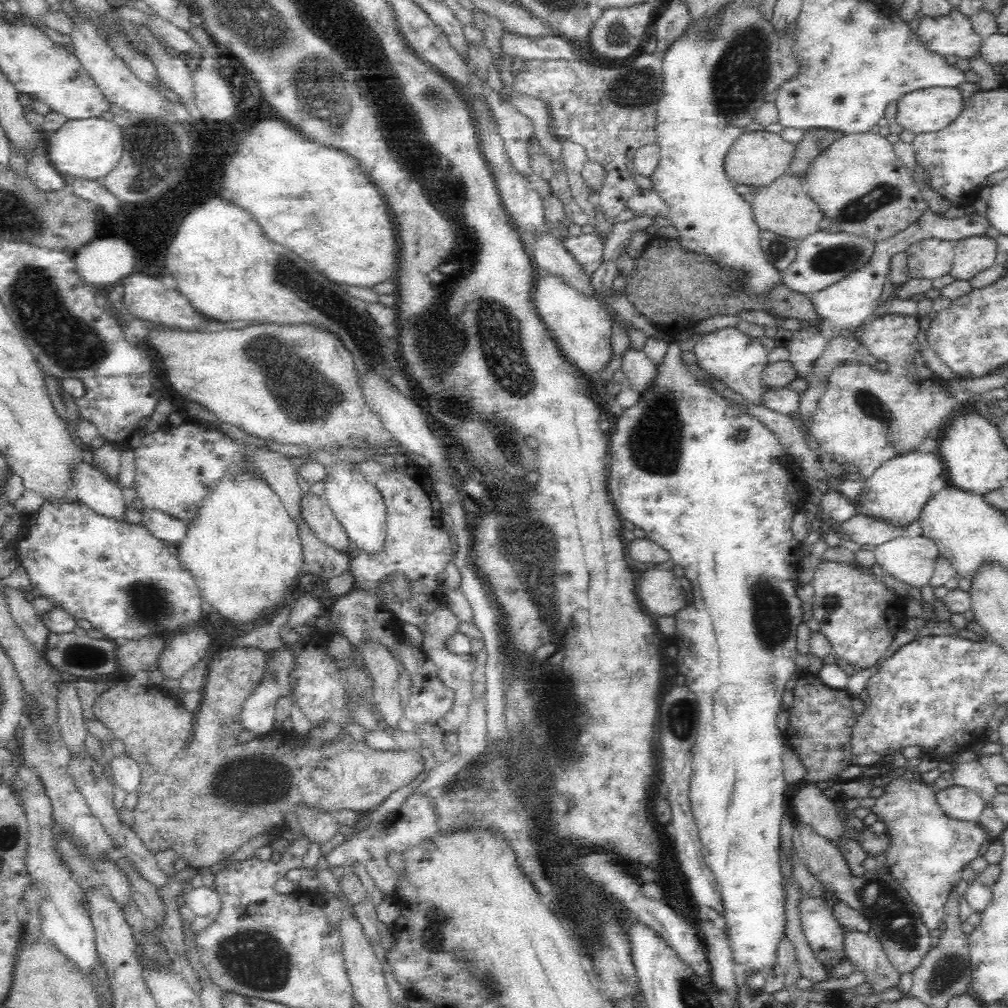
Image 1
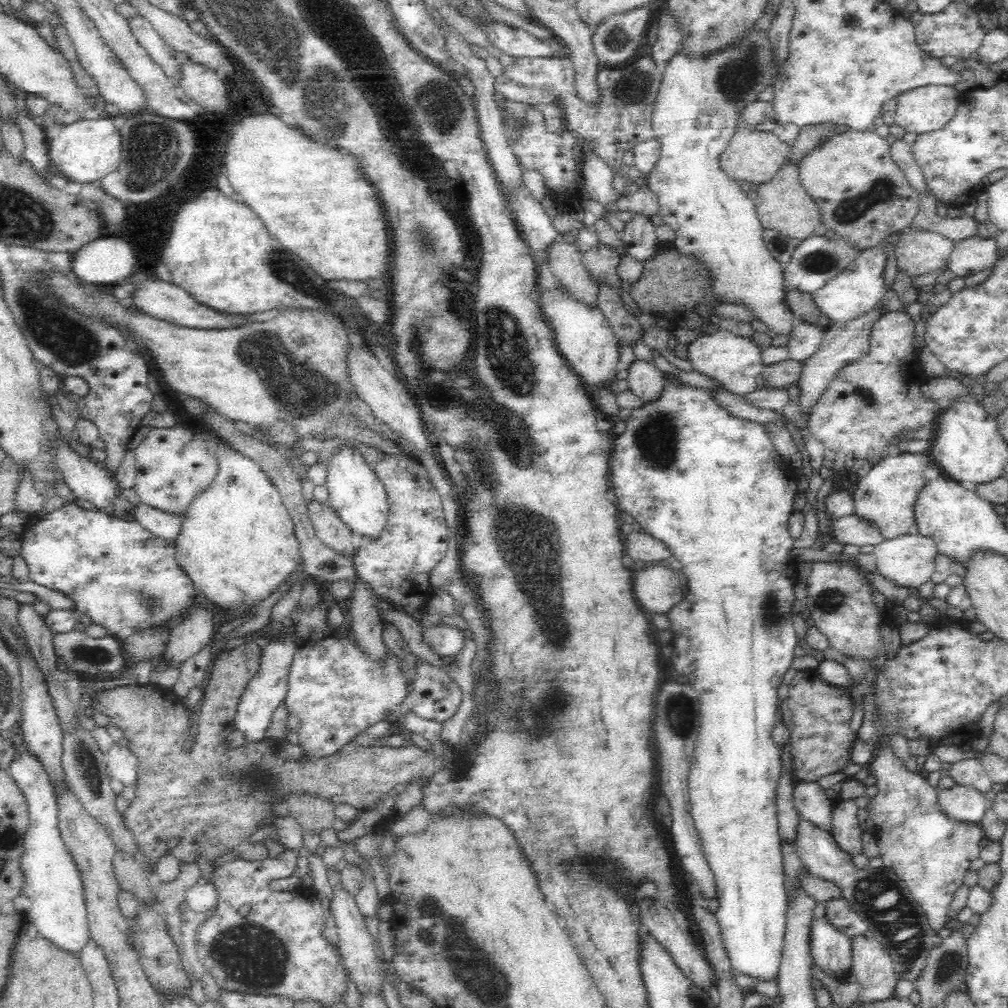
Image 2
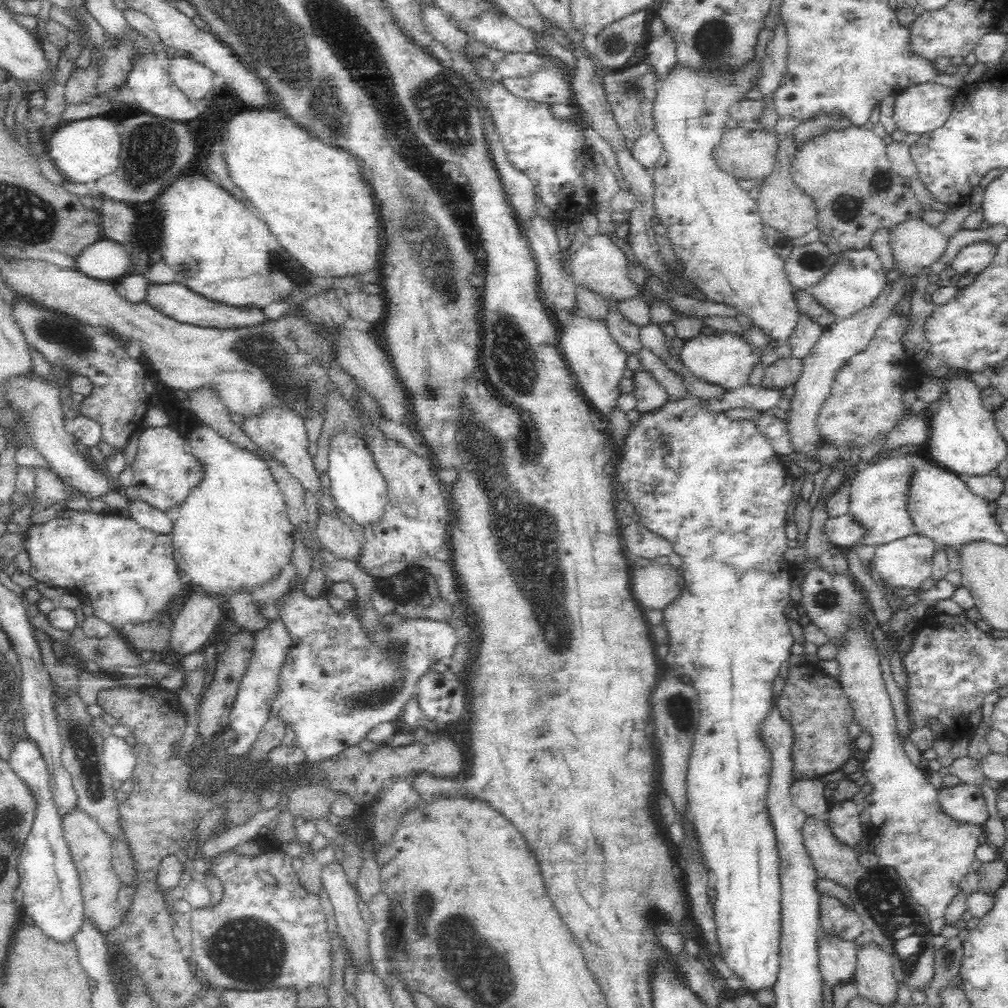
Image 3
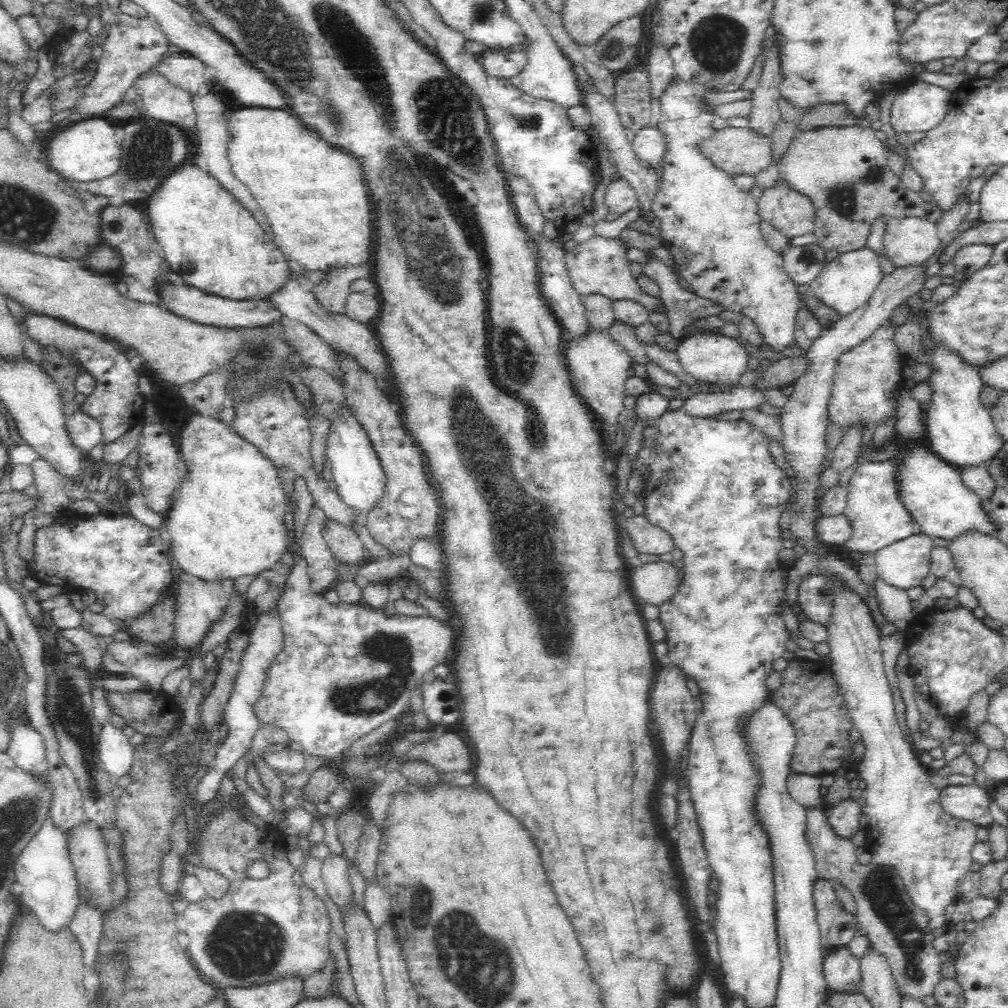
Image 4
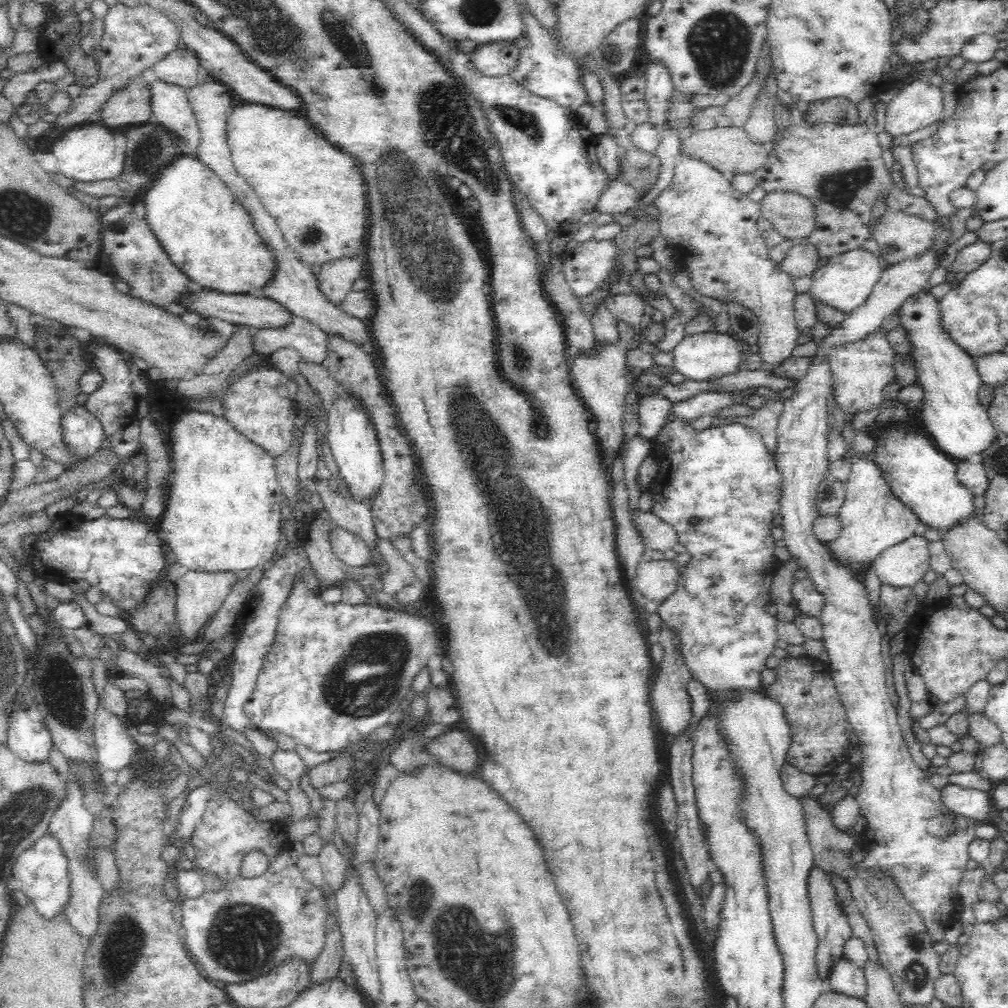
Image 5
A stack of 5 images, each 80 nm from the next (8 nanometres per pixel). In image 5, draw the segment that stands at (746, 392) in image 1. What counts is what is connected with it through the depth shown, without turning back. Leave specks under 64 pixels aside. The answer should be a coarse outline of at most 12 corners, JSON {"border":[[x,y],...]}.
{"border":[[731,333],[686,335],[672,350],[673,370],[712,380],[738,369]]}

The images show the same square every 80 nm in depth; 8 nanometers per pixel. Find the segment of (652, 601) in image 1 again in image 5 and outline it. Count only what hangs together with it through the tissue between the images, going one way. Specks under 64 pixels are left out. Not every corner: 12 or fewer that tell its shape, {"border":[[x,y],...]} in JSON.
{"border":[[668,559],[641,560],[634,582],[648,600],[677,589],[681,568]]}

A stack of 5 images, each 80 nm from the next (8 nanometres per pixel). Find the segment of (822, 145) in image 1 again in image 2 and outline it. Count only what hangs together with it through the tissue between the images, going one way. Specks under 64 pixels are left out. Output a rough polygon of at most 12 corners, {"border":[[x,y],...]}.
{"border":[[819,122],[799,126],[789,156],[797,164],[804,153],[847,124]]}

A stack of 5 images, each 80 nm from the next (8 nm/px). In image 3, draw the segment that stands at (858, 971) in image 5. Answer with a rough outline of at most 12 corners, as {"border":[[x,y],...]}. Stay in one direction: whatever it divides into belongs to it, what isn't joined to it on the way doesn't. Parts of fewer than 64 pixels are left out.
{"border":[[823,935],[819,967],[826,984],[856,976],[852,941]]}

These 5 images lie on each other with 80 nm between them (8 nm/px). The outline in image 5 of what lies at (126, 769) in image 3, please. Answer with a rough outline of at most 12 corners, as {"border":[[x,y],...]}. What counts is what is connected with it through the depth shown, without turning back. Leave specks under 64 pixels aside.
{"border":[[96,709],[95,760],[118,772],[134,762],[137,746],[123,717]]}

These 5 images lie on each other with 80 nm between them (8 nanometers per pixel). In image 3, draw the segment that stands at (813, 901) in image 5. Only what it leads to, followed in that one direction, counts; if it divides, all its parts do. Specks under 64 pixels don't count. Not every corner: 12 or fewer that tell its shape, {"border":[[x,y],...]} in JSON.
{"border":[[819,894],[821,933],[853,942],[865,930],[856,912]]}

